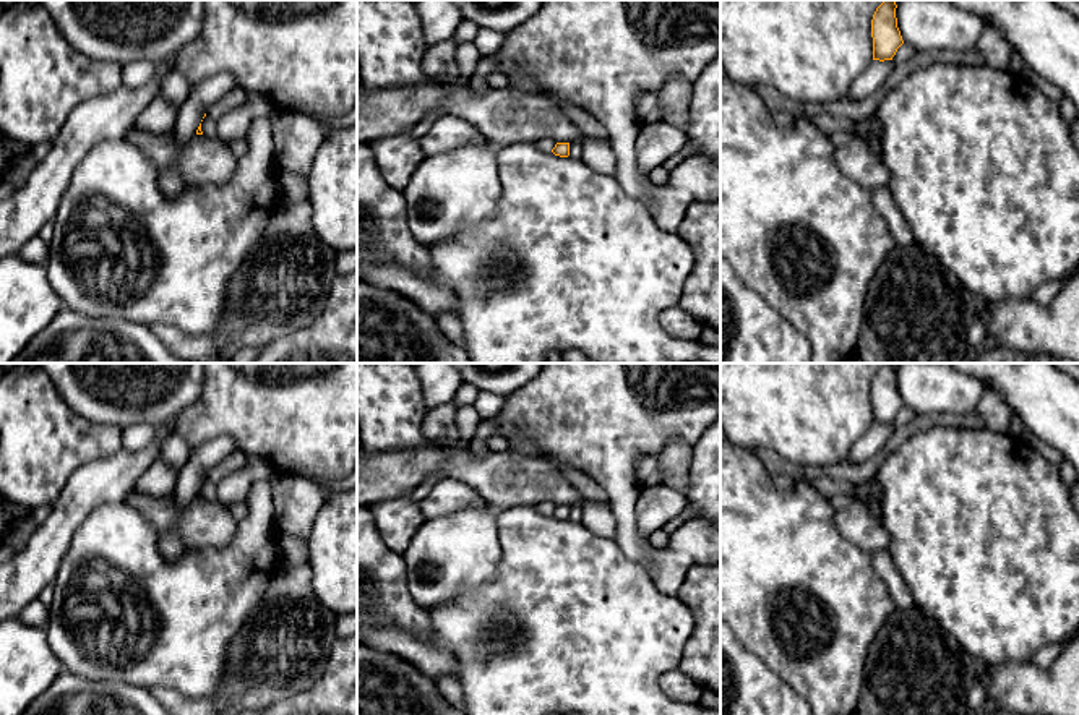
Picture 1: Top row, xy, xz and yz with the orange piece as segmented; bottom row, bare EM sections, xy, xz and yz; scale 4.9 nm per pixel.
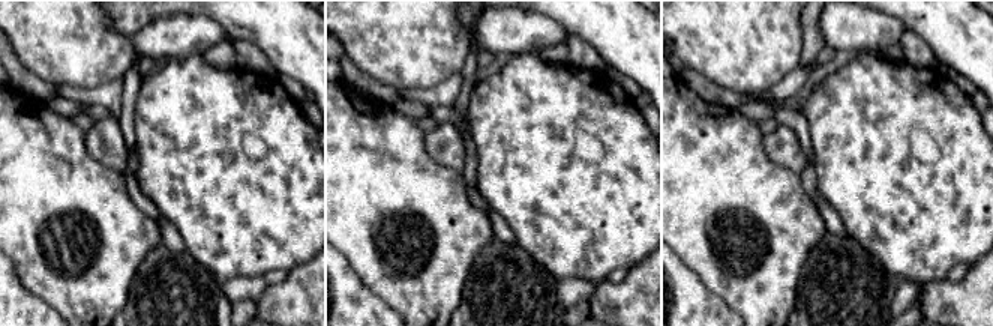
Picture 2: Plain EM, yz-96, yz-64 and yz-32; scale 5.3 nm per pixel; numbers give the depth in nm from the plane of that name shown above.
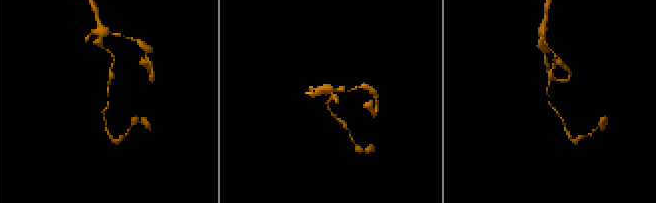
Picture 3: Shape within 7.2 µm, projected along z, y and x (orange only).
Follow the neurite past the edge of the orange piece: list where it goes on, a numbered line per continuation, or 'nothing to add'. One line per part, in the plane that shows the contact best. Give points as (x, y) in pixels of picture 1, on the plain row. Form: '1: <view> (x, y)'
nothing to add

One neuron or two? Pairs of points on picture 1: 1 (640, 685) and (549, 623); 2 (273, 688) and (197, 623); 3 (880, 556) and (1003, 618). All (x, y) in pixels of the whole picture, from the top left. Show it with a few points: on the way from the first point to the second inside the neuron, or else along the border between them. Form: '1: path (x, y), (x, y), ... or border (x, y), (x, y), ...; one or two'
1: path (619, 662), (580, 623), (571, 623); one
2: border (249, 616), (227, 647), (226, 676), (219, 686); two
3: border (886, 550), (912, 595); two

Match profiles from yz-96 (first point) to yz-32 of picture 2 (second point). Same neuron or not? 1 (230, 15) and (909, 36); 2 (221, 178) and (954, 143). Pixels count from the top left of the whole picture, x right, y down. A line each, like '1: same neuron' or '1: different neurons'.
1: different neurons
2: same neuron

